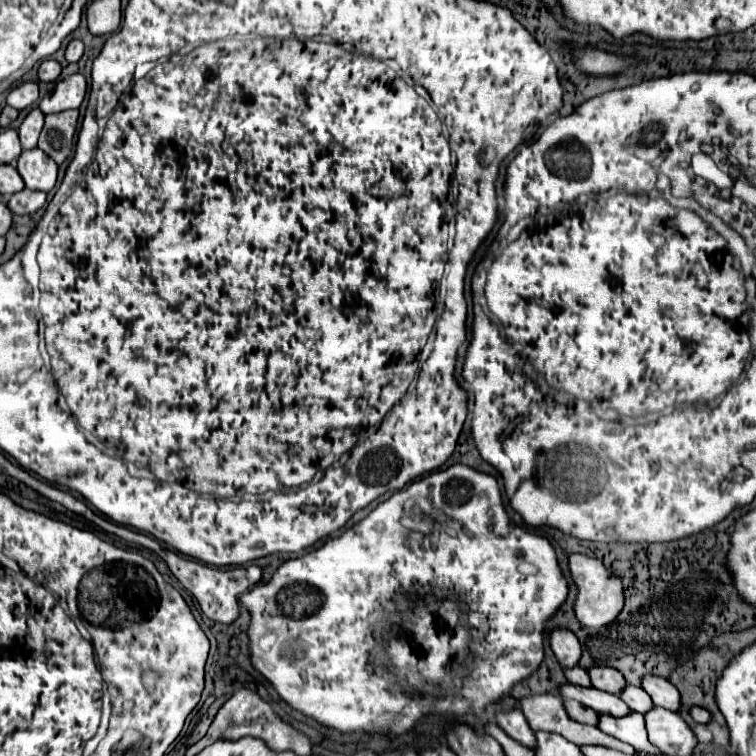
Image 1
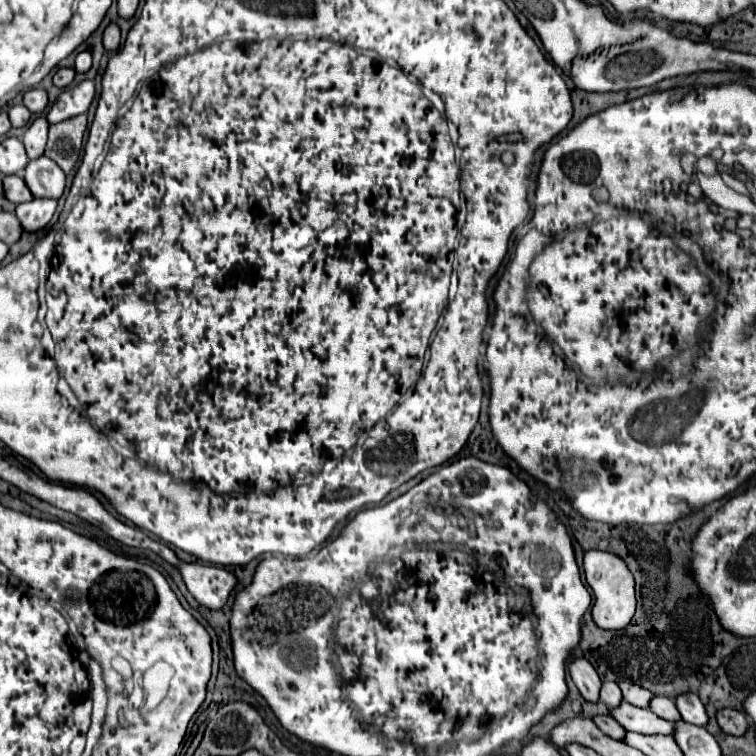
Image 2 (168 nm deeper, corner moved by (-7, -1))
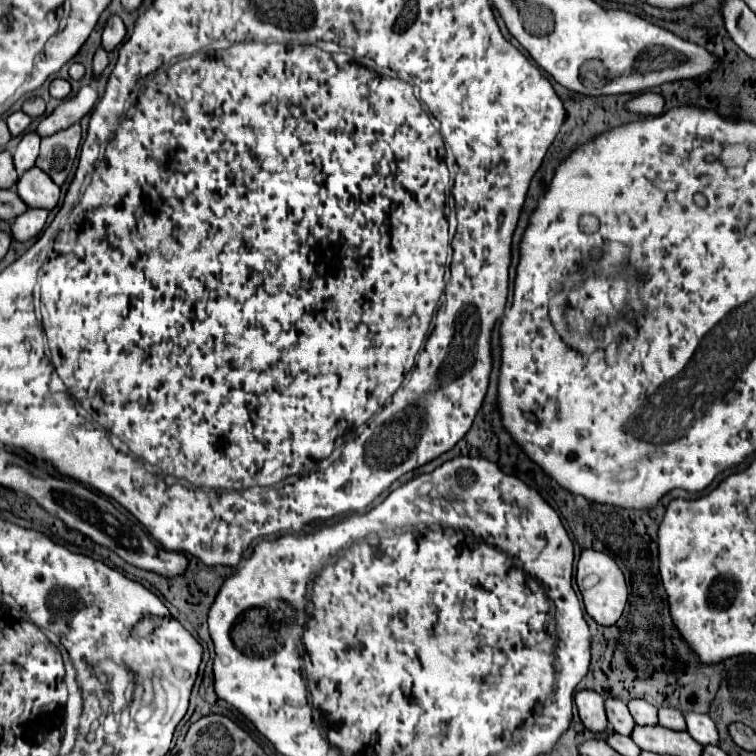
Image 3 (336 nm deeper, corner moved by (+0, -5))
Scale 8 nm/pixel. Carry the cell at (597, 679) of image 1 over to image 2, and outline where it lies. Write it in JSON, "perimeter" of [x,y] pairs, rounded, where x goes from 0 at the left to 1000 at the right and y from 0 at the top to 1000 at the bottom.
{"perimeter":[[[820,902],[817,907],[820,907],[823,918],[825,918],[825,926],[831,931],[836,931],[836,934],[844,934],[844,937],[857,937],[860,934],[860,926],[865,923],[860,918],[860,913],[849,910],[849,907],[839,905],[839,902]]]}

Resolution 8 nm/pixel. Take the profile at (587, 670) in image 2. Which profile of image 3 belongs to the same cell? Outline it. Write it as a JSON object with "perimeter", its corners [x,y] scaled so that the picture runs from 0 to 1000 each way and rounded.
{"perimeter":[[[766,913],[761,918],[761,931],[766,939],[766,950],[784,968],[798,968],[803,963],[803,947],[798,937],[798,921],[787,913]]]}

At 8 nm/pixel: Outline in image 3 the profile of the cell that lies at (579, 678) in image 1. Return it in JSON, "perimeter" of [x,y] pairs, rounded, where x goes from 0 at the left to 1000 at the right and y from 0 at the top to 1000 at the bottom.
{"perimeter":[[[800,923],[800,942],[803,942],[803,952],[808,958],[808,963],[819,971],[827,971],[832,974],[837,960],[840,960],[840,952],[835,947],[835,942],[829,939],[829,931],[819,923]]]}

